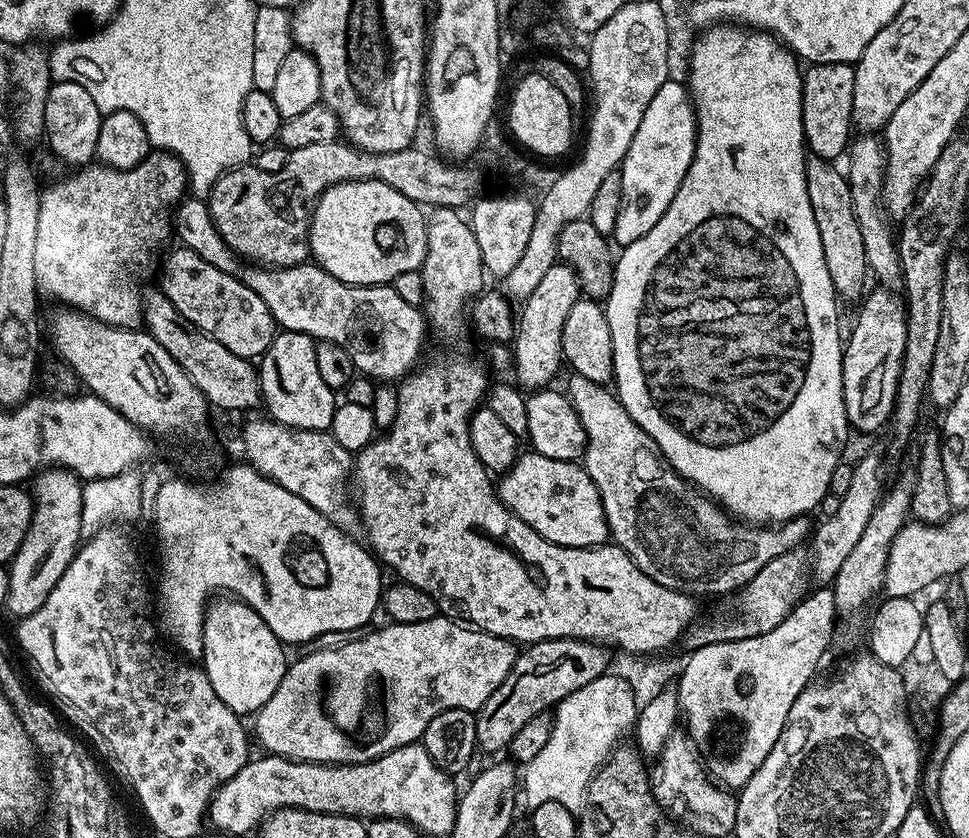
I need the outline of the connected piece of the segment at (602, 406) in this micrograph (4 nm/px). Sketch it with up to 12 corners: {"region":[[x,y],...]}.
{"region":[[615,391],[566,395],[611,539],[658,586],[743,589],[809,539],[729,518]]}

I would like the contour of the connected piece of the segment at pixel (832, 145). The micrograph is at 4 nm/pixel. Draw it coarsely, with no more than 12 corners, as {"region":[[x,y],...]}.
{"region":[[851,64],[803,73],[807,151],[839,161],[854,136]]}

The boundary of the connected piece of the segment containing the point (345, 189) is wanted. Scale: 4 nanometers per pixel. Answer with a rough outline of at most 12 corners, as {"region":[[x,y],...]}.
{"region":[[377,180],[325,190],[310,256],[351,285],[424,263],[421,205]]}

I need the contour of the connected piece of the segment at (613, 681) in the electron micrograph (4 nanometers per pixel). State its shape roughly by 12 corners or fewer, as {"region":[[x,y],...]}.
{"region":[[607,674],[560,701],[523,769],[529,809],[579,813],[588,783],[635,725]]}

